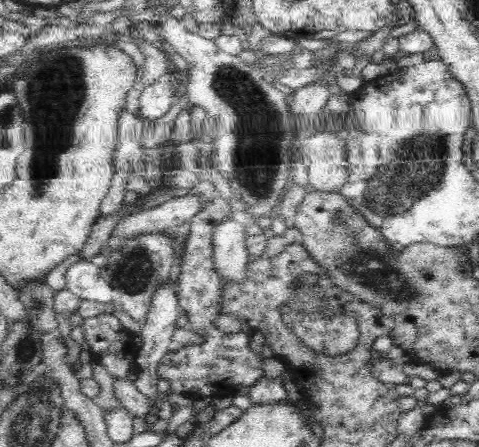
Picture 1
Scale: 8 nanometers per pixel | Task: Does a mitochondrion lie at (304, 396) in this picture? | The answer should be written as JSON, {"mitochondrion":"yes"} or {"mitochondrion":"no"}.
{"mitochondrion":"no"}

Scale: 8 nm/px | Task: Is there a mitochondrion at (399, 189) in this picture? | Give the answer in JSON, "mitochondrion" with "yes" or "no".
{"mitochondrion":"yes"}

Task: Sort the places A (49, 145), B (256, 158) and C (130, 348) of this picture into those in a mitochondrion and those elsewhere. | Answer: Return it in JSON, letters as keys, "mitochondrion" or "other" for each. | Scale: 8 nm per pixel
{"A":"mitochondrion","B":"mitochondrion","C":"other"}

